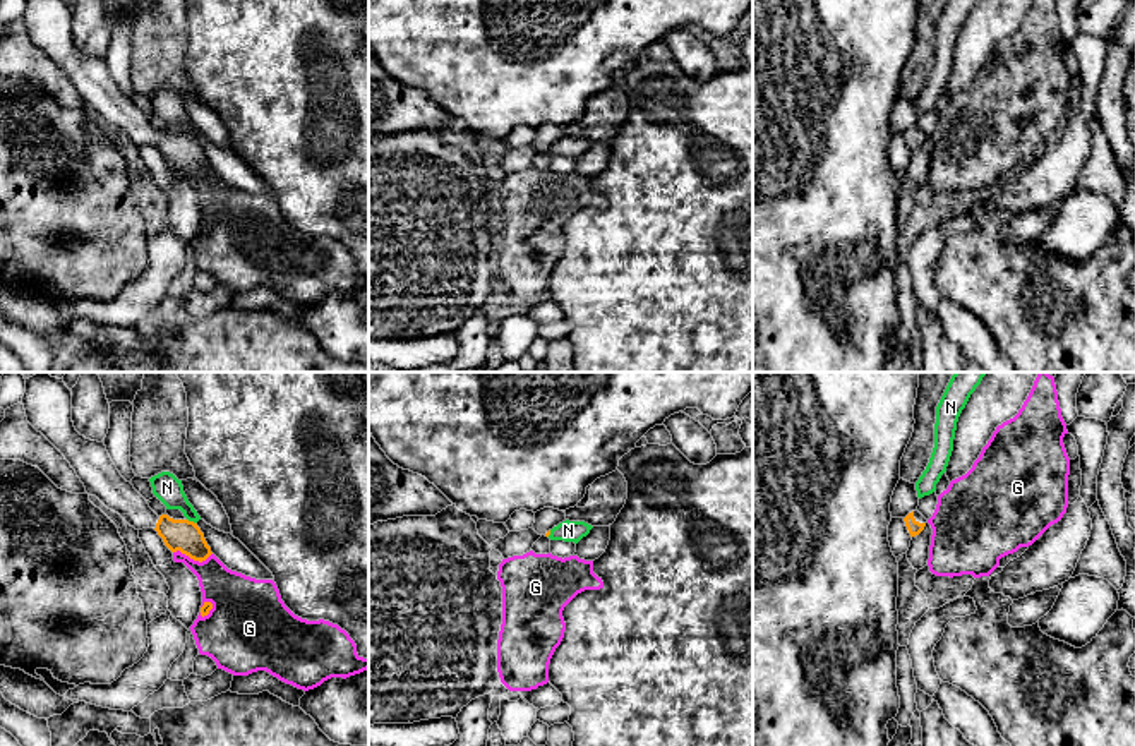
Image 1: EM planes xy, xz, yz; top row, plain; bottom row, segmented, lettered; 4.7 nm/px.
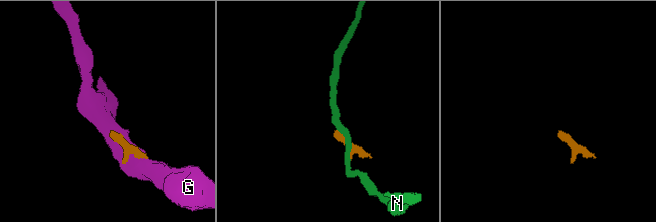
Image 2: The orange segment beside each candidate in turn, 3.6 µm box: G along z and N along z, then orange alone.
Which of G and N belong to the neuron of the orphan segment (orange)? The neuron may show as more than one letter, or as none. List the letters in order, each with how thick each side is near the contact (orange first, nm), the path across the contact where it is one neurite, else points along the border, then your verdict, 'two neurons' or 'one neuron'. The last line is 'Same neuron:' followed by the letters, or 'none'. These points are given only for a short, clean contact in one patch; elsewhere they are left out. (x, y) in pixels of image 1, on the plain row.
G: 150 nm thick on the orange side, 220 nm on the other; two neurons
N: 150 nm thick on the orange side, 140 nm on the other; two neurons
Same neuron: none

